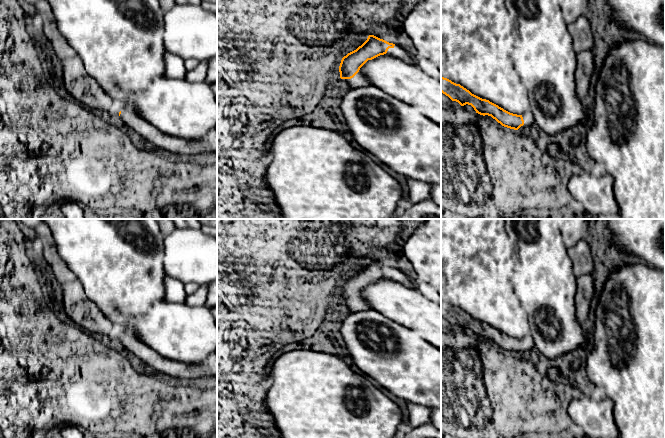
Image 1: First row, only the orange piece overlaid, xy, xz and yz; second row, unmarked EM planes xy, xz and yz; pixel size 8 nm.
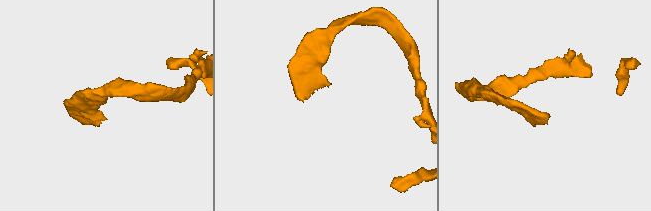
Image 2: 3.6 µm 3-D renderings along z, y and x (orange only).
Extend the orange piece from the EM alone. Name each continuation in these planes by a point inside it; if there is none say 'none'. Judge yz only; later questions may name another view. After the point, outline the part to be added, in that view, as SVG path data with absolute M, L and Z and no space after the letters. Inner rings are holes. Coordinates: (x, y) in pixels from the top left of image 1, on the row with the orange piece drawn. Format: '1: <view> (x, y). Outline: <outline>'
1: yz (527, 116). Outline: M530 109L522 114L524 125L521 126L518 131L525 132L528 131L531 125L534 123L533 113Z

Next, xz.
1: xz (359, 80). Outline: M361 70L351 79L343 79L351 88L367 87L369 80L362 74Z

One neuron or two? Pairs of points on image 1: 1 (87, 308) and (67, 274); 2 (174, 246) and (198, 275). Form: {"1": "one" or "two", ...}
{"1": "one", "2": "one"}

